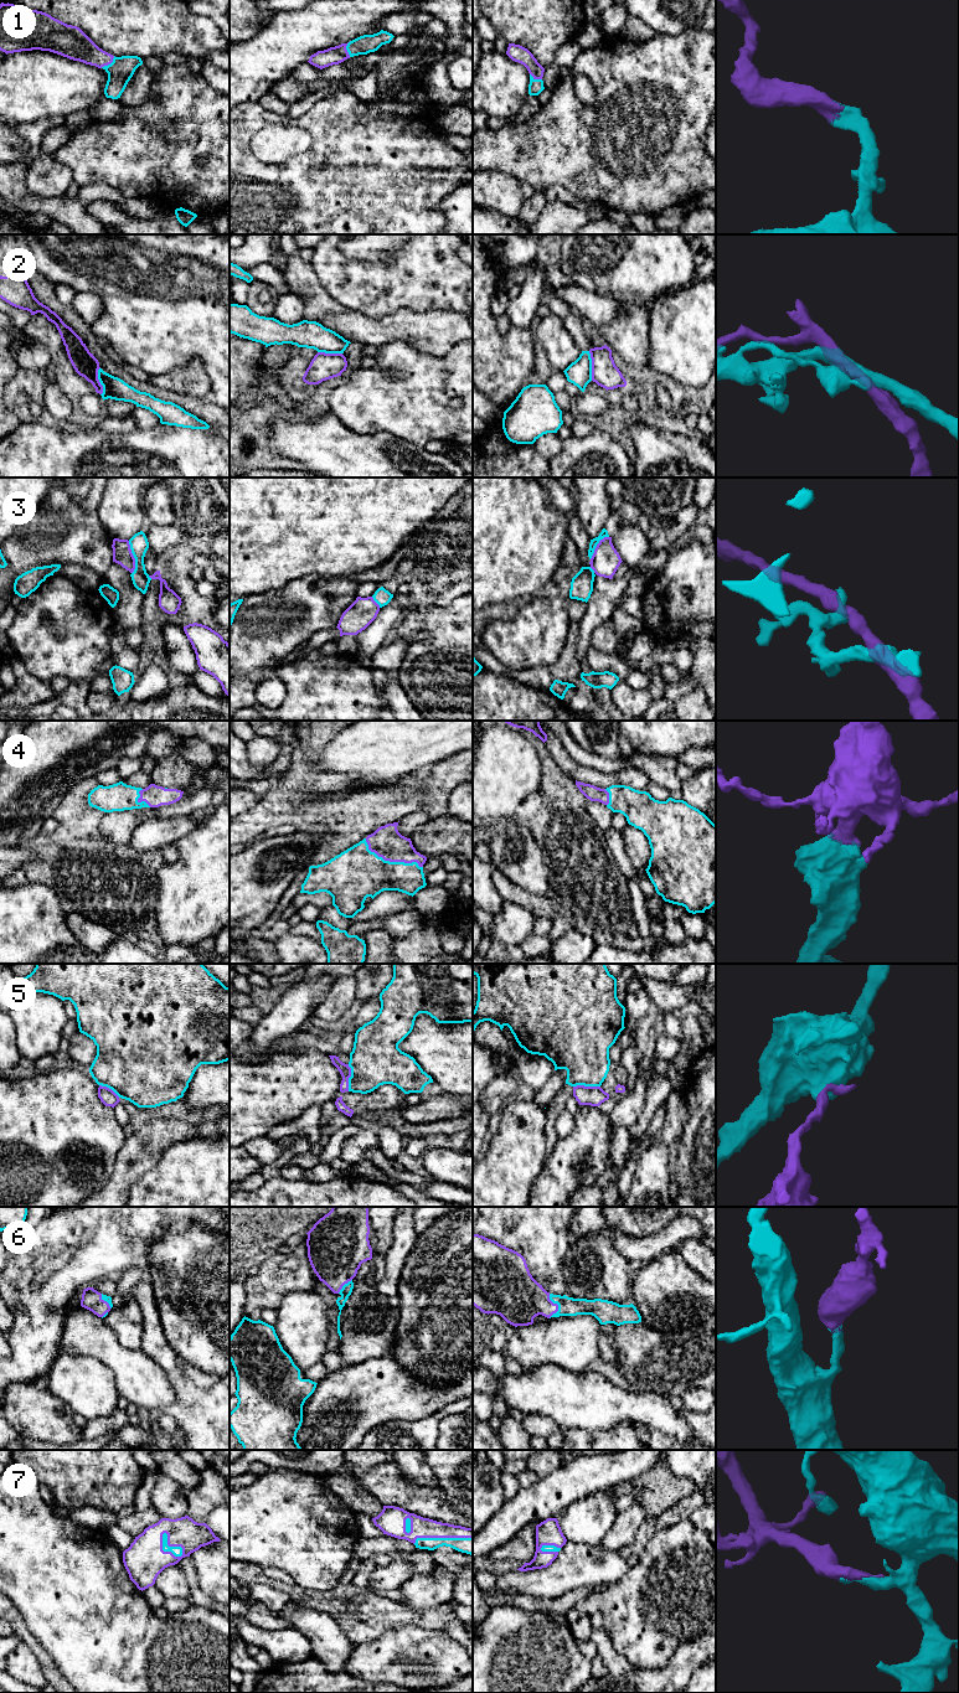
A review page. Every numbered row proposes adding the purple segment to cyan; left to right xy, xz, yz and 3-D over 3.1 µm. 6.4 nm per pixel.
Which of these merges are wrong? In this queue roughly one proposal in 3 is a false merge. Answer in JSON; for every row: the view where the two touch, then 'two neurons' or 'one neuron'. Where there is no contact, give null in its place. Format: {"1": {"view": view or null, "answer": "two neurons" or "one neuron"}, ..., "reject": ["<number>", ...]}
{"1": {"view": "xy", "answer": "one neuron"}, "2": {"view": "yz", "answer": "two neurons"}, "3": {"view": "xy", "answer": "two neurons"}, "4": {"view": "xz", "answer": "one neuron"}, "5": {"view": "xz", "answer": "two neurons"}, "6": {"view": "yz", "answer": "one neuron"}, "7": {"view": "xy", "answer": "one neuron"}, "reject": ["2", "3", "5"]}

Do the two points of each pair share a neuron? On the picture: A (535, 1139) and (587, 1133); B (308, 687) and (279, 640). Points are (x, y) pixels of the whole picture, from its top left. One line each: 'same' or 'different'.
A: different
B: different

